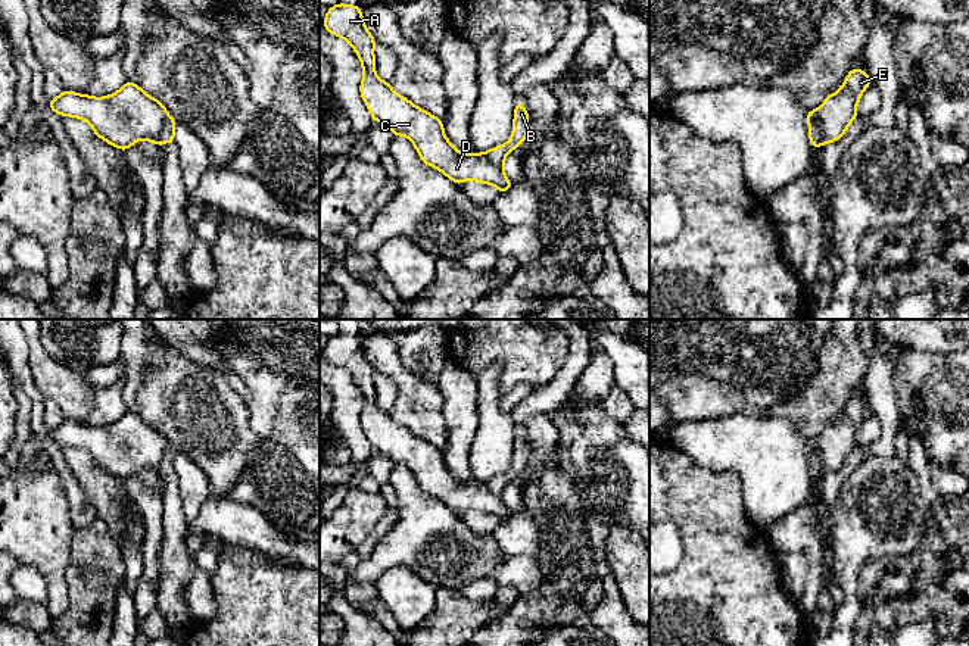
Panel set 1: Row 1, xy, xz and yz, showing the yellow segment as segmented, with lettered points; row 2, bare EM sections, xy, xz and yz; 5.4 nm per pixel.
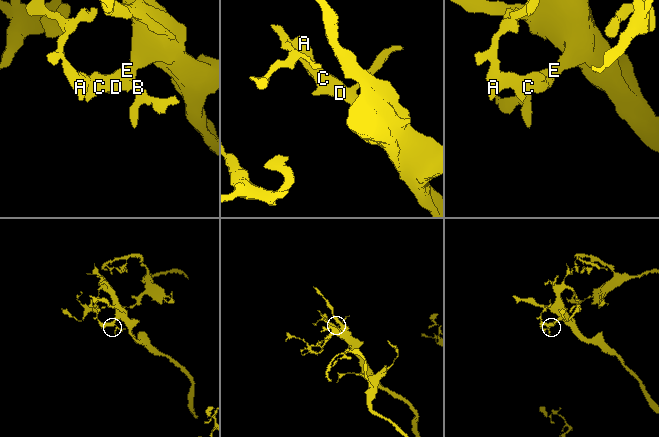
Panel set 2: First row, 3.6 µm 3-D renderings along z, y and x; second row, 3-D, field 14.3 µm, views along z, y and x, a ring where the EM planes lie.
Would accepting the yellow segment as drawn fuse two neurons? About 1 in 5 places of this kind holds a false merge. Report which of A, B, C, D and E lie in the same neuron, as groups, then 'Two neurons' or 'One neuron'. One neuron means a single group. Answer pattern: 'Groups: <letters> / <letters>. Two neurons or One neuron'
Groups: A C D E / B. Two neurons

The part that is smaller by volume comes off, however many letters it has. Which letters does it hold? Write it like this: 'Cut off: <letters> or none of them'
Cut off: B

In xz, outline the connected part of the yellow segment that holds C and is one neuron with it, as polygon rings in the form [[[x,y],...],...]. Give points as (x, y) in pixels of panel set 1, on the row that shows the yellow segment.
[[[359,4],[328,7],[324,28],[346,40],[358,54],[364,72],[359,91],[373,121],[387,125],[395,137],[409,138],[427,166],[439,169],[458,185],[473,180],[501,193],[512,187],[504,168],[495,166],[484,153],[462,155],[446,138],[442,119],[395,93],[390,82],[376,75],[376,40],[364,24]]]

